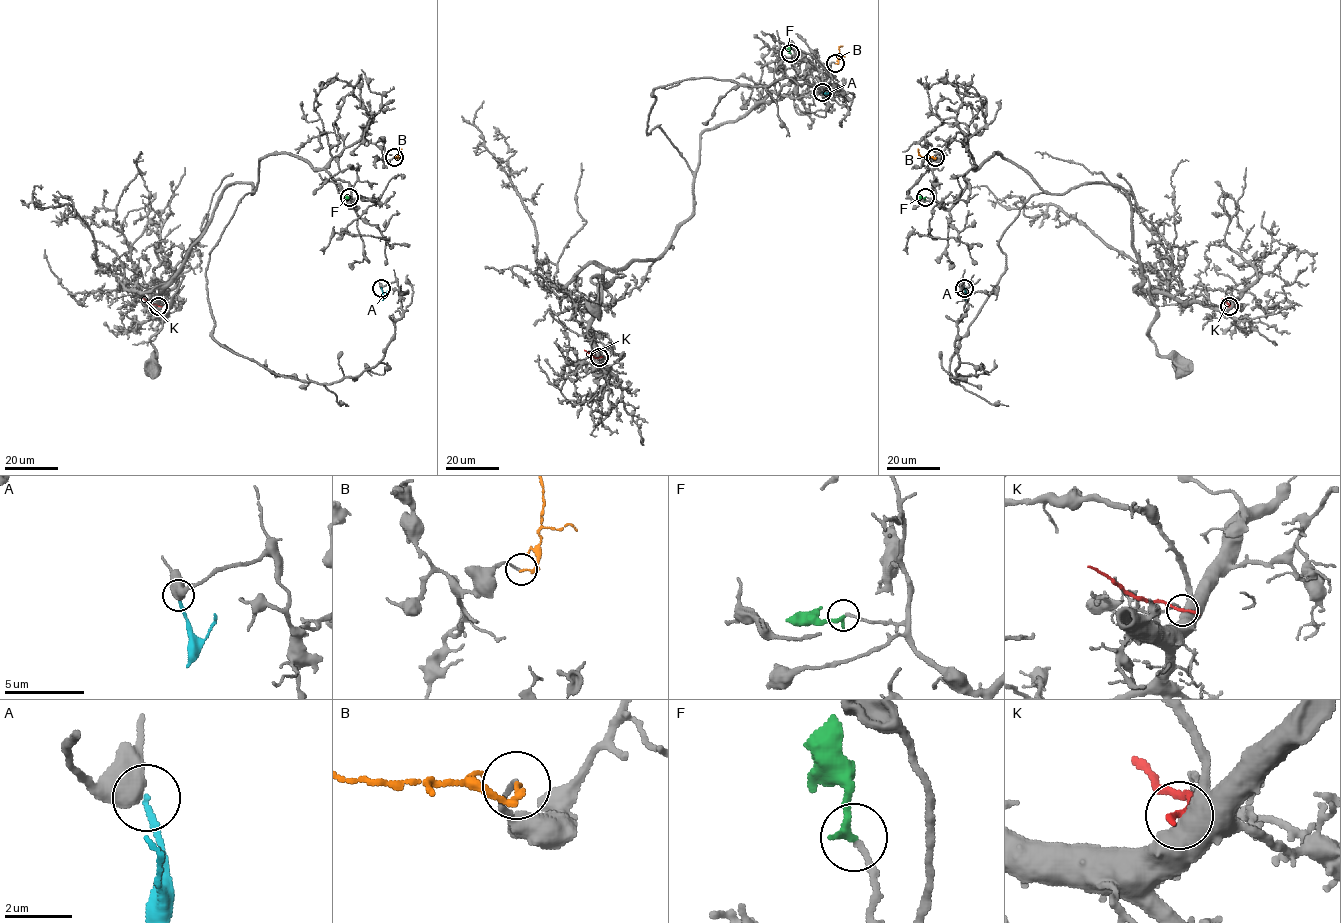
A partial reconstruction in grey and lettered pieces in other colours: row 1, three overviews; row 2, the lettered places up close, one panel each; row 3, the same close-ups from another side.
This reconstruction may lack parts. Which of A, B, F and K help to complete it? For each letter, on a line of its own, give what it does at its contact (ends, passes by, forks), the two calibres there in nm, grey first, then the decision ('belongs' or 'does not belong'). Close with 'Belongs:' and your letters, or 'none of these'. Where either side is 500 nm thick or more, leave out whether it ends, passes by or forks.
A: 650 nm thick on the grey side, 170 nm on the other; does not belong
B: it ends there; 130 nm thick on the grey side, 130 nm on the other; does not belong
F: it ends there; 170 nm thick on the grey side, 280 nm on the other; belongs
K: 750 nm thick on the grey side, 240 nm on the other; does not belong
Belongs: F

